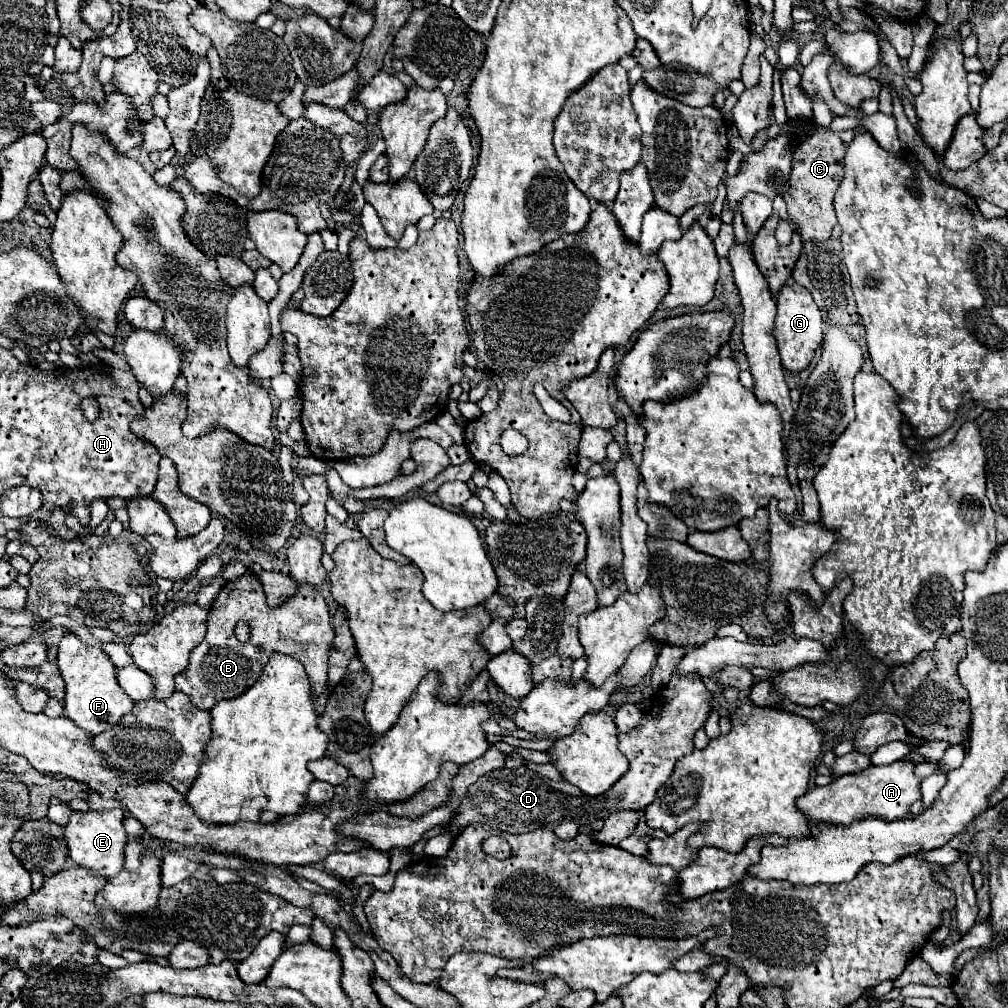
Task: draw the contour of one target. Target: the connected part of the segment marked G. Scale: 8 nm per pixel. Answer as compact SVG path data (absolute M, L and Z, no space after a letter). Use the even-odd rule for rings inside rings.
M785 284L781 288L781 292L777 296L777 318L775 318L773 336L775 336L779 352L781 352L783 368L787 368L791 372L801 372L811 364L815 350L823 342L823 316L807 288L799 286L799 284Z

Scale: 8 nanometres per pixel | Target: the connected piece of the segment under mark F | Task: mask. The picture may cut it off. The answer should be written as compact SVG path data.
M67 634L59 642L57 666L65 684L65 712L85 732L99 734L113 728L125 712L131 712L133 700L119 688L115 666L103 650L81 642L75 634Z

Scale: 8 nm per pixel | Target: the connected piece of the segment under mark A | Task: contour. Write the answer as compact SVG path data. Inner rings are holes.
M899 760L889 766L869 766L861 772L845 774L833 780L829 786L815 786L807 790L797 800L797 810L805 814L807 820L813 822L831 822L831 824L851 824L863 818L881 818L881 820L901 820L909 814L909 806L915 800L921 800L919 784L921 780L913 774L913 764Z

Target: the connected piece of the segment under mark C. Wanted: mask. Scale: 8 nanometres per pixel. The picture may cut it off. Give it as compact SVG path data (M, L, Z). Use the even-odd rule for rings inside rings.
M855 130L831 132L831 134L815 134L803 140L793 150L793 170L789 180L789 190L783 194L787 202L789 220L797 226L797 232L805 242L827 240L831 236L833 226L837 224L837 216L833 210L833 194L843 180L843 156L847 146L851 144Z

